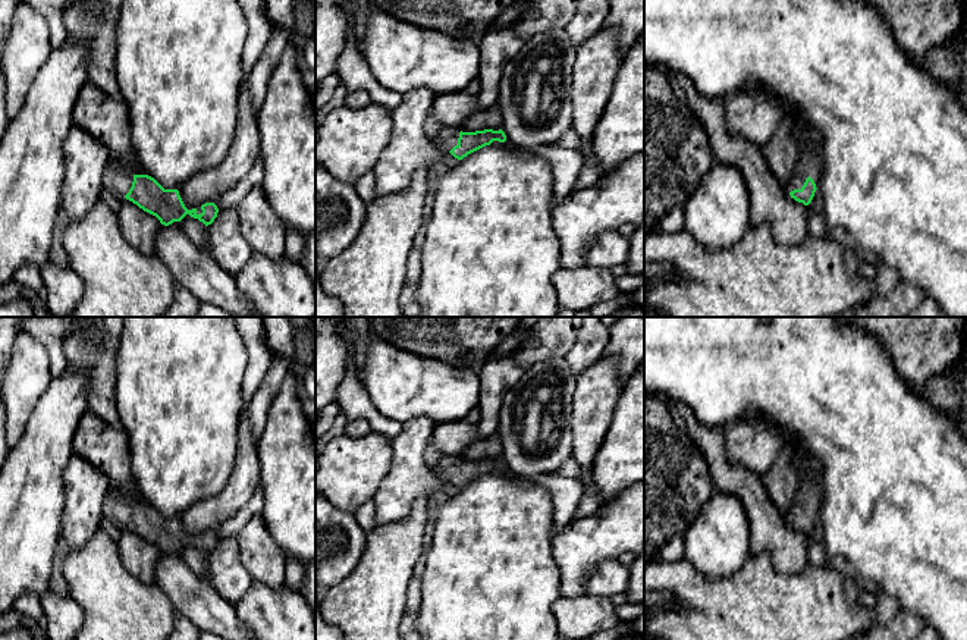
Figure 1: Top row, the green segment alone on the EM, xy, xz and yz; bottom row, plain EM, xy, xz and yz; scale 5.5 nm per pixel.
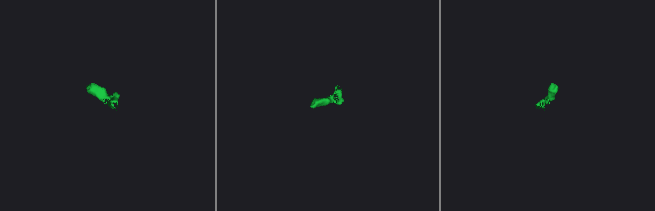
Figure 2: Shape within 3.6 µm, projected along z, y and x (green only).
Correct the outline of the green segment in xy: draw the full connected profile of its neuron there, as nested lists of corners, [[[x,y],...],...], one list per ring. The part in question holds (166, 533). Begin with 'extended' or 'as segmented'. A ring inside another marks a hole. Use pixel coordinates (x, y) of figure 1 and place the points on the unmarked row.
extended; [[[113,492],[106,496],[103,512],[104,517],[156,545],[164,555],[180,556],[180,549],[186,543],[208,555],[219,542],[214,531],[205,531],[198,537],[188,539],[178,518],[164,518],[154,506],[148,503],[131,503]]]

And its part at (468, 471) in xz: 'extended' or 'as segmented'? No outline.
extended

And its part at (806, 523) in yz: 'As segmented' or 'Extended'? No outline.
Extended

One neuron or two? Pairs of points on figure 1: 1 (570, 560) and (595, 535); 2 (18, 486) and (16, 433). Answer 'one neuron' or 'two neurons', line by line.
1: one neuron
2: two neurons

